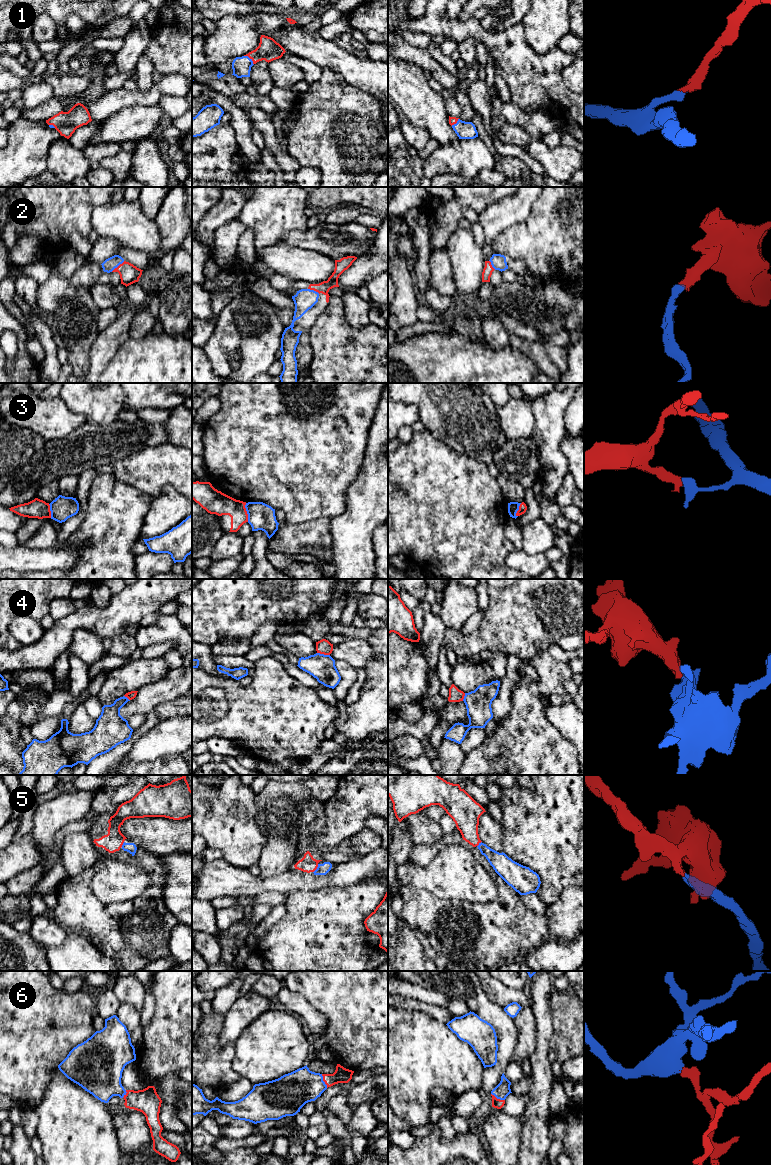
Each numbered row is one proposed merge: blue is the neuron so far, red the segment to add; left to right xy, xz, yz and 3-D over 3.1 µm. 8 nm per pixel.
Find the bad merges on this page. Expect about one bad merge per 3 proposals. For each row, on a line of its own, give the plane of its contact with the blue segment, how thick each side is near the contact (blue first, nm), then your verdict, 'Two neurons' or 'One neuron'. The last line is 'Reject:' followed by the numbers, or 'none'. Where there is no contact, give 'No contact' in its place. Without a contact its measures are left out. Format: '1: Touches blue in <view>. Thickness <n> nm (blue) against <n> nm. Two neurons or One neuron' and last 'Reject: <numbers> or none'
1: Touches blue in xz. Thickness 150 nm (blue) against 170 nm. One neuron
2: Touches blue in xy. Thickness 100 nm (blue) against 160 nm. One neuron
3: Touches blue in xz. Thickness 220 nm (blue) against 180 nm. Two neurons
4: Touches blue in xz. Thickness 200 nm (blue) against 120 nm. Two neurons
5: Touches blue in xz. Thickness 90 nm (blue) against 130 nm. One neuron
6: Touches blue in xz. Thickness 280 nm (blue) against 130 nm. One neuron
Reject: 3, 4

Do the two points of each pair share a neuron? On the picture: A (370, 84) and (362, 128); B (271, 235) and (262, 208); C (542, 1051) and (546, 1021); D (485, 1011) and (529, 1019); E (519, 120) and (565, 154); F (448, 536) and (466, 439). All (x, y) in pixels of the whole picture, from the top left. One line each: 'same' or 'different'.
A: different
B: same
C: same
D: different
E: same
F: different

